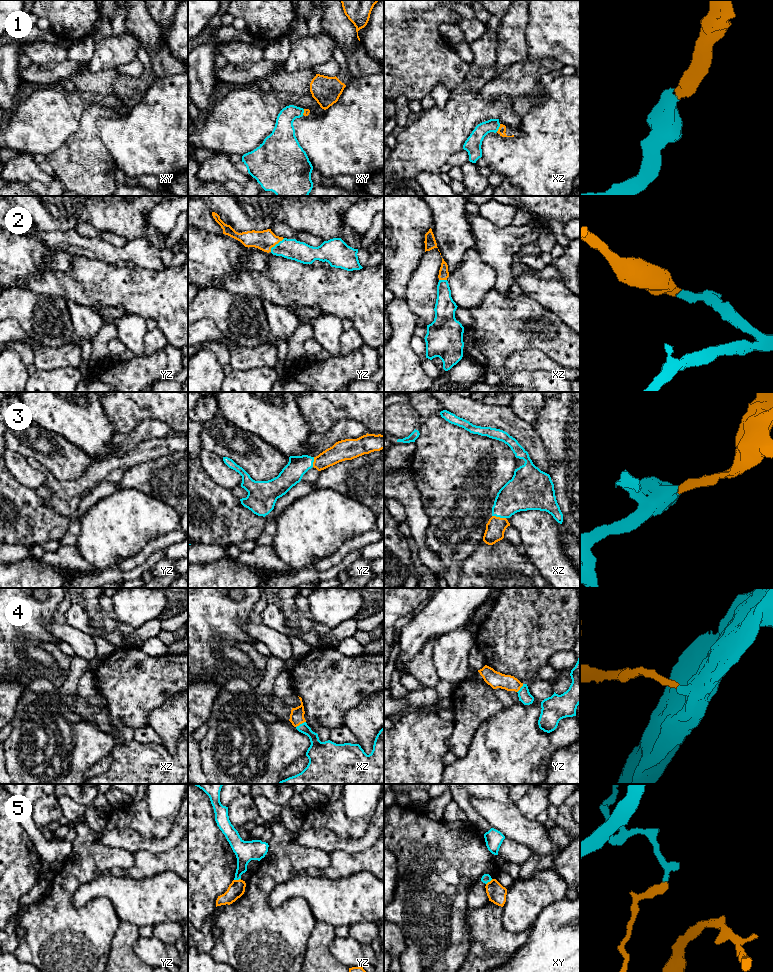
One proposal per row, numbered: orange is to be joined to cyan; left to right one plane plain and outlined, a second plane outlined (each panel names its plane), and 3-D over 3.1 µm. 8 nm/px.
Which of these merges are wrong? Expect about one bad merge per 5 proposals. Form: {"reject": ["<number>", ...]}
{"reject": ["5"]}

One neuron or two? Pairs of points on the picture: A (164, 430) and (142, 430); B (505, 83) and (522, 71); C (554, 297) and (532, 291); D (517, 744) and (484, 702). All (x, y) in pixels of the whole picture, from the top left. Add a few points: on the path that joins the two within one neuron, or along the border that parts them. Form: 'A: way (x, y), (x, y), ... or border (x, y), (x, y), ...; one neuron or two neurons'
A: way (159, 430), (147, 430); one neuron
B: way (509, 83), (518, 75); one neuron
C: way (549, 292), (537, 291); one neuron
D: border (503, 707), (488, 717), (476, 729); two neurons

